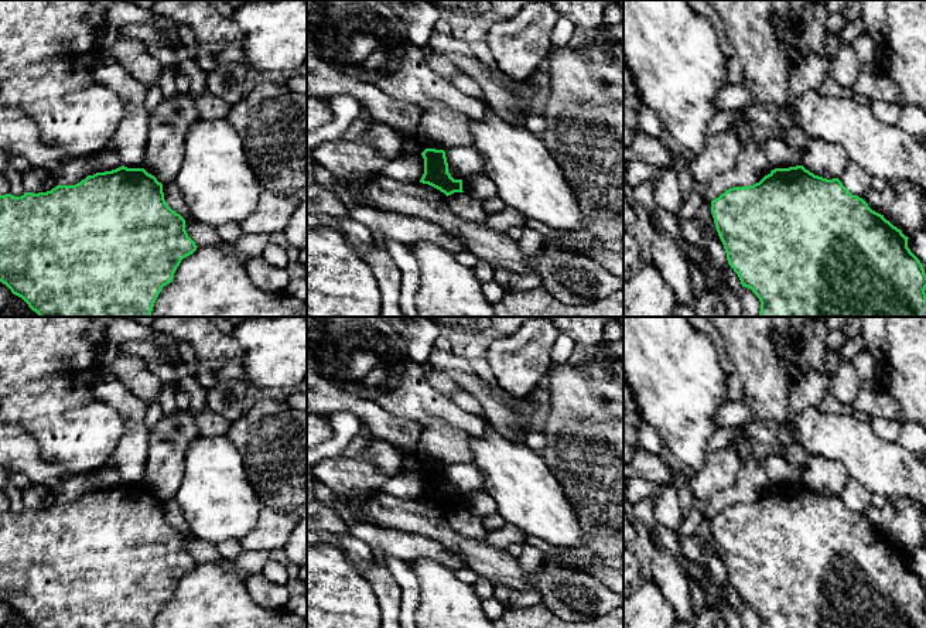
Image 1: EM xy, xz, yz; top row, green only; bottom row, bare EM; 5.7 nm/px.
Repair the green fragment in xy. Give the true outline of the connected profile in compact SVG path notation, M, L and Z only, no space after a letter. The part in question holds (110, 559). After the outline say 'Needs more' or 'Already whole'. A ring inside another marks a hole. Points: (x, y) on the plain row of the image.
M122 482L112 488L88 492L75 502L57 502L47 509L25 509L21 513L0 512L0 598L13 611L21 614L33 628L153 628L161 605L172 598L181 577L192 571L197 564L185 547L185 536L167 522L163 501L144 485Z. Already whole

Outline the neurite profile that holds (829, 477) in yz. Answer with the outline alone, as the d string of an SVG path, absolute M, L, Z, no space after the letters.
M821 455L810 457L802 474L802 482L806 487L827 496L840 496L848 479L844 464Z

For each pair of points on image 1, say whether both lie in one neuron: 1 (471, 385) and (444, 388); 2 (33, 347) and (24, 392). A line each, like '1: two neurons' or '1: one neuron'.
1: two neurons
2: one neuron

